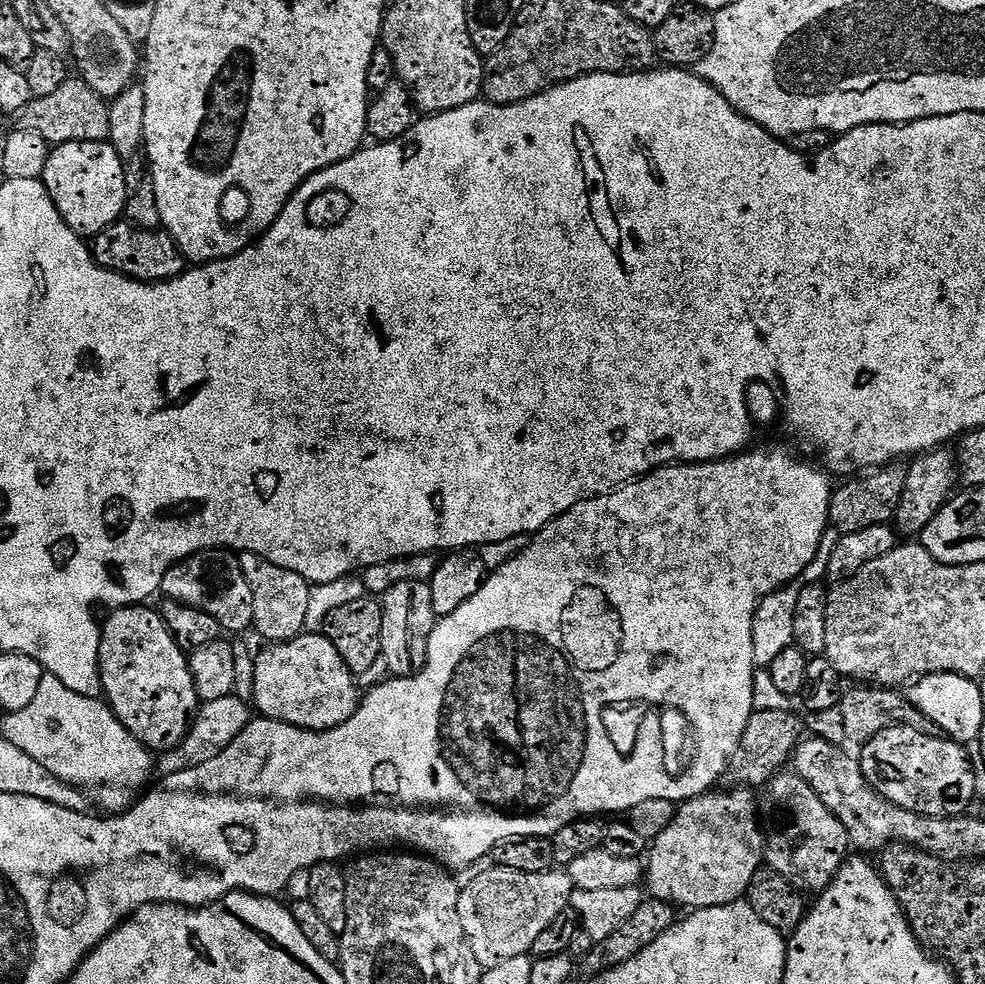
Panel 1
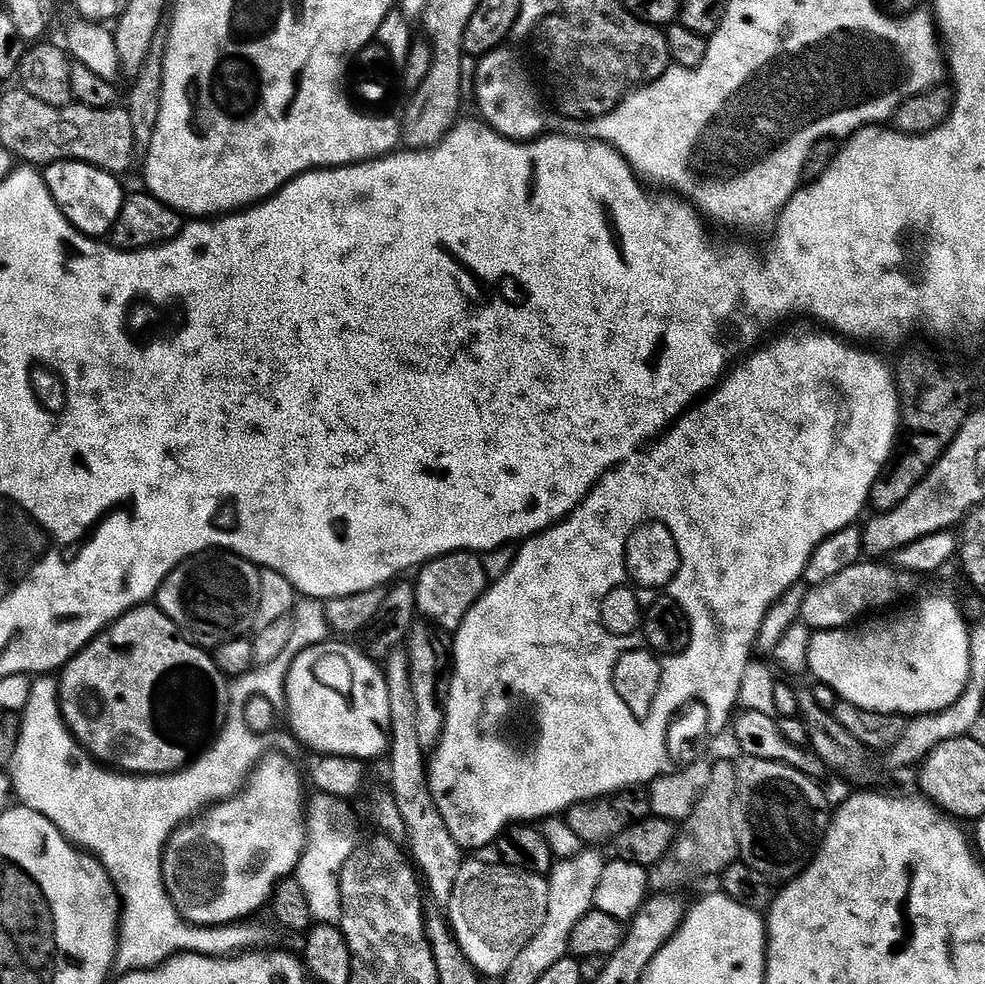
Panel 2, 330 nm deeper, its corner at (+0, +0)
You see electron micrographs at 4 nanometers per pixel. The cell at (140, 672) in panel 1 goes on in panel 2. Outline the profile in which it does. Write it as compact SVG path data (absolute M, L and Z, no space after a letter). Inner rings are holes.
M141 606L129 608L120 619L108 625L99 636L94 637L73 660L64 665L58 676L60 685L60 698L64 715L68 721L68 727L73 733L88 732L87 747L91 755L97 761L108 766L115 766L128 774L141 776L167 776L168 773L178 772L188 767L201 753L205 753L209 747L222 734L227 724L227 715L230 711L229 677L216 664L216 657L211 651L203 652L196 645L180 636L181 629L158 606Z

